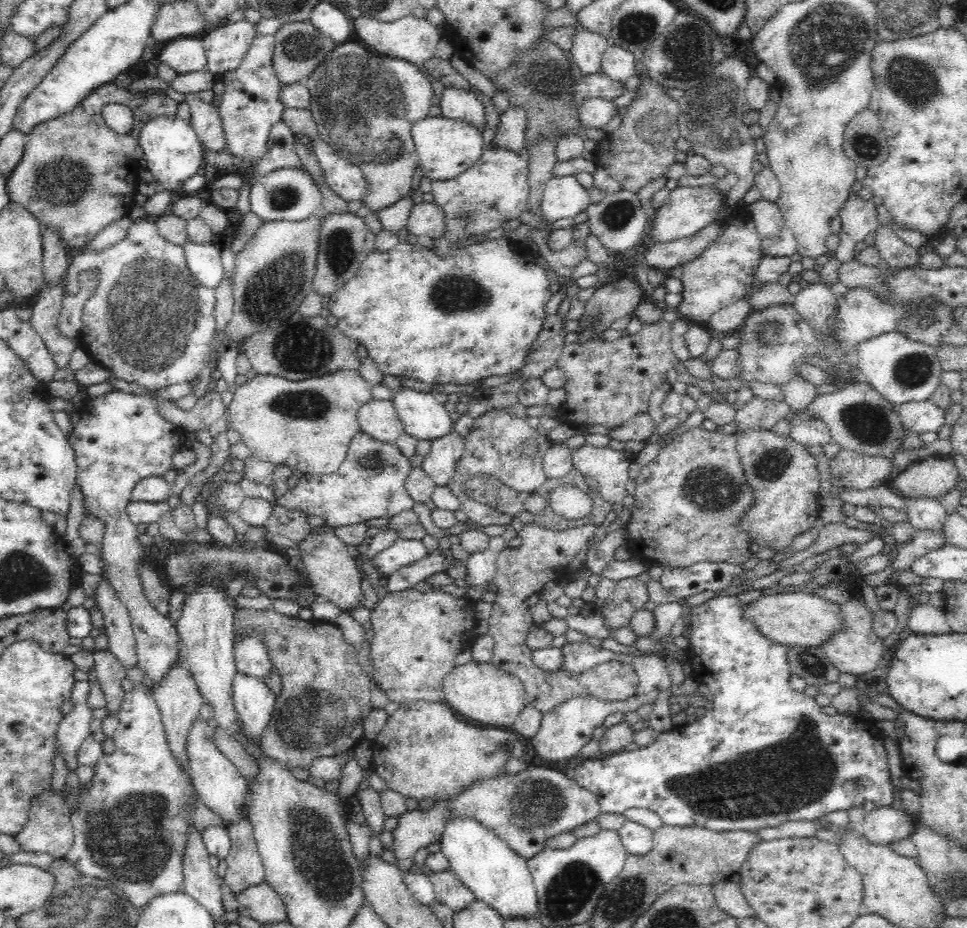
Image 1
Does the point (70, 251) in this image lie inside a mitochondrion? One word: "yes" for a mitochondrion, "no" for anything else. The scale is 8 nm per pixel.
no

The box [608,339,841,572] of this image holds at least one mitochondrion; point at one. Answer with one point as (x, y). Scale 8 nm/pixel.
(708, 488)

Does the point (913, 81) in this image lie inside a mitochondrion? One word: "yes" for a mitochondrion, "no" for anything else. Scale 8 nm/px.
yes

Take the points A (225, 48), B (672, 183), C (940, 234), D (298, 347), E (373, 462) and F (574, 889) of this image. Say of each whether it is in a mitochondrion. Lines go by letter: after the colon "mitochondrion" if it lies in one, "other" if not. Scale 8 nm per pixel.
A: other
B: other
C: other
D: mitochondrion
E: mitochondrion
F: mitochondrion

